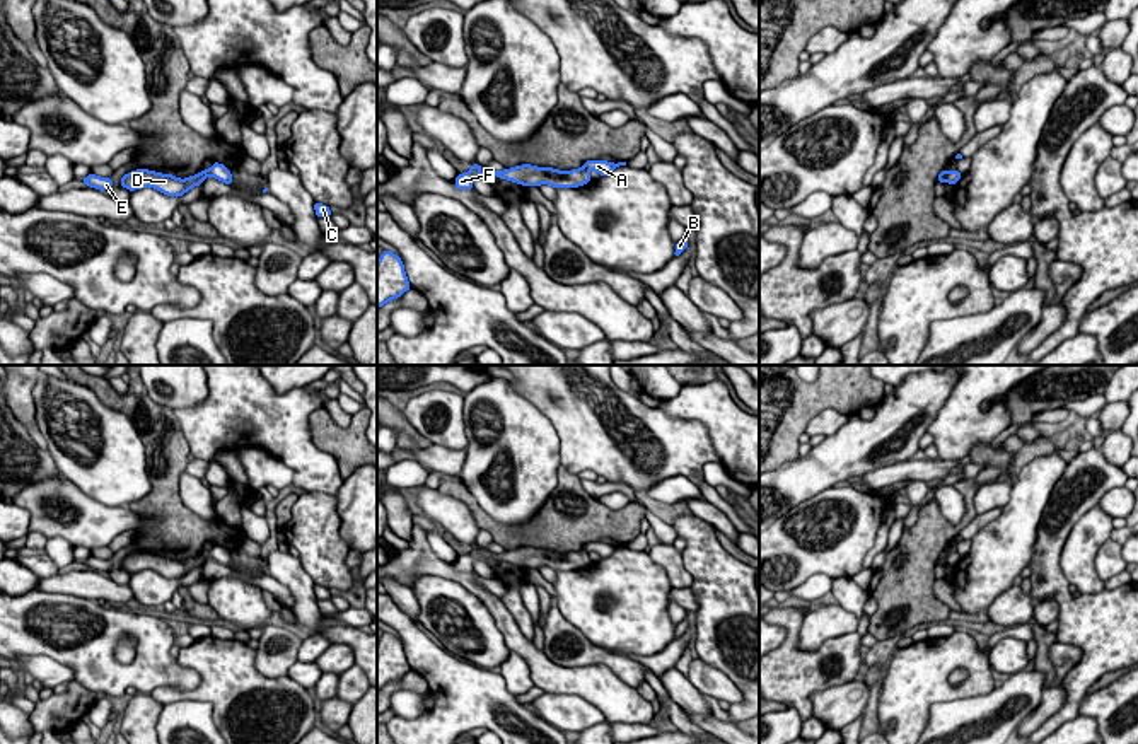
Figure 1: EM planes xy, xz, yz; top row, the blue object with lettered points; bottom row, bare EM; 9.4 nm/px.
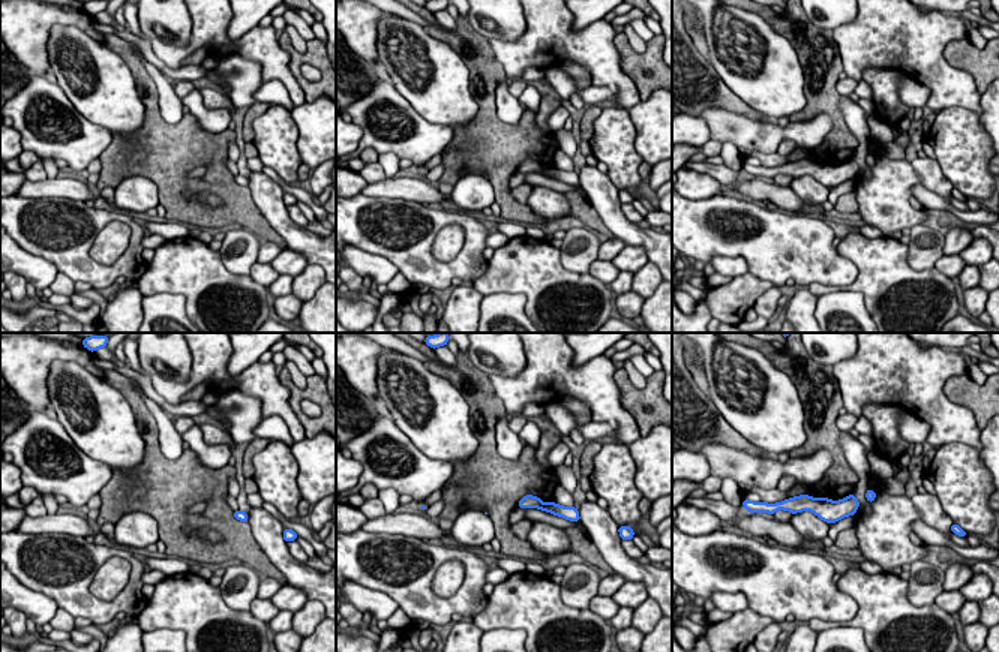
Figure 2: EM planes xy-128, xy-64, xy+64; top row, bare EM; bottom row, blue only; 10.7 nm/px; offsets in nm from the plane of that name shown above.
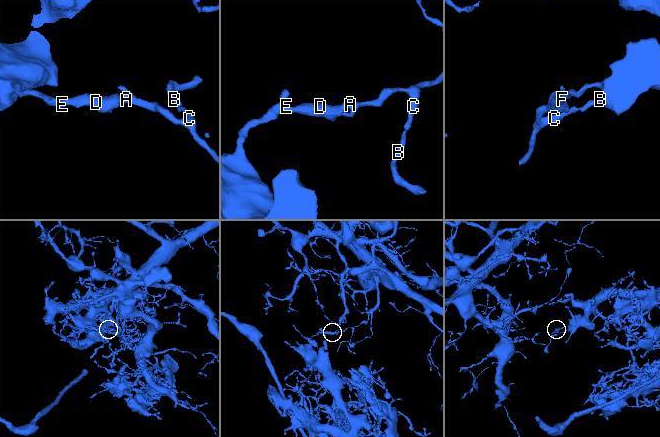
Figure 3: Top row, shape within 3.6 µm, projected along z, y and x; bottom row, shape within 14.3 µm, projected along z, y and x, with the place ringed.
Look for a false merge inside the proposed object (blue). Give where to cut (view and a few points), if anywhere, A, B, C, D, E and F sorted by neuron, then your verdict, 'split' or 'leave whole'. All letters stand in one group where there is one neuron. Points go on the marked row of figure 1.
cut in xy along (202, 171), (205, 178); A B C / D E F; split

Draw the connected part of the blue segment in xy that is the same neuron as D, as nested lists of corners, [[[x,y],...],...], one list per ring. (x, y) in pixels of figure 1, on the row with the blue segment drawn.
[[[136,169],[136,171],[125,174],[121,177],[119,186],[130,191],[150,186],[167,196],[179,198],[181,195],[188,193],[191,188],[203,184],[203,181],[205,181],[203,172],[186,177],[186,179],[179,179],[172,174],[160,174],[160,172],[154,172],[148,169]]]

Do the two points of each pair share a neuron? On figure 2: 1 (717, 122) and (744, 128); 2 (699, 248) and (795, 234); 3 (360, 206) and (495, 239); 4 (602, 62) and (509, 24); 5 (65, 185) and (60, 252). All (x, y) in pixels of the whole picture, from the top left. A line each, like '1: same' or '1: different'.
1: same
2: same
3: different
4: different
5: different

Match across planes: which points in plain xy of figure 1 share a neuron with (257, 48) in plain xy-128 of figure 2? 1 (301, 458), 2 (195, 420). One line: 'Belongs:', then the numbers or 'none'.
Belongs: 1, 2

